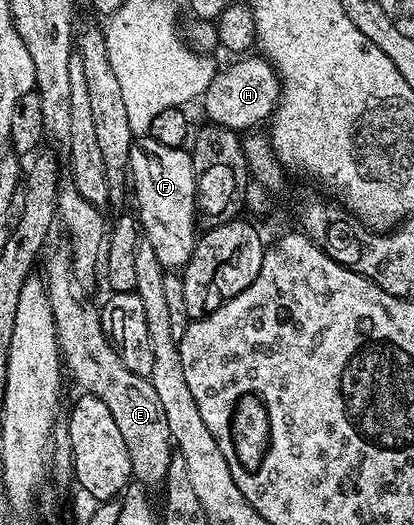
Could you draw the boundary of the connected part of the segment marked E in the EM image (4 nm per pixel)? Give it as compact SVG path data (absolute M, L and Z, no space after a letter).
M62 248L54 254L46 253L45 290L51 300L51 312L55 316L57 339L64 365L73 373L73 378L82 387L84 393L93 394L111 412L119 433L123 436L123 444L127 444L127 456L131 456L133 478L142 487L159 487L166 481L168 466L172 462L175 443L169 437L167 416L163 413L163 403L159 400L159 392L150 384L148 378L139 376L119 360L117 349L105 334L101 324L101 311L98 303L89 302L85 295L86 287L77 278L73 270L73 259L68 249Z

